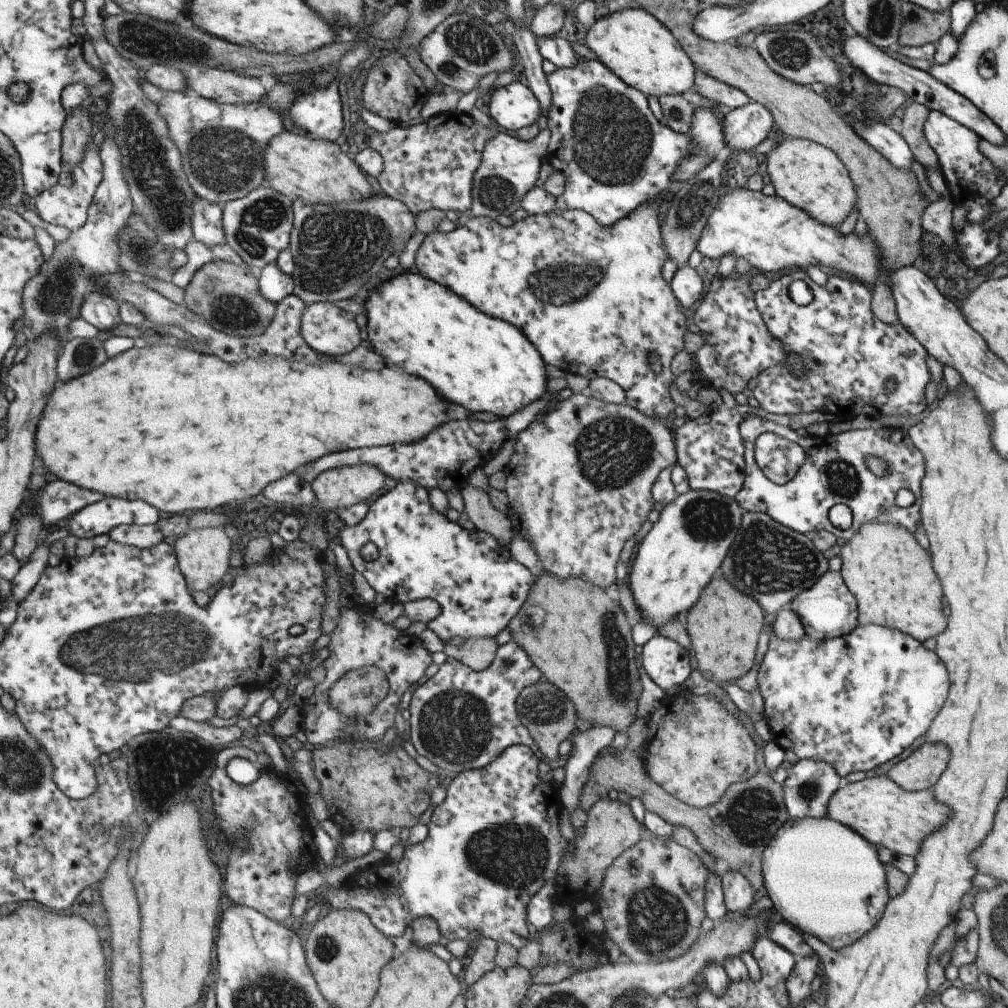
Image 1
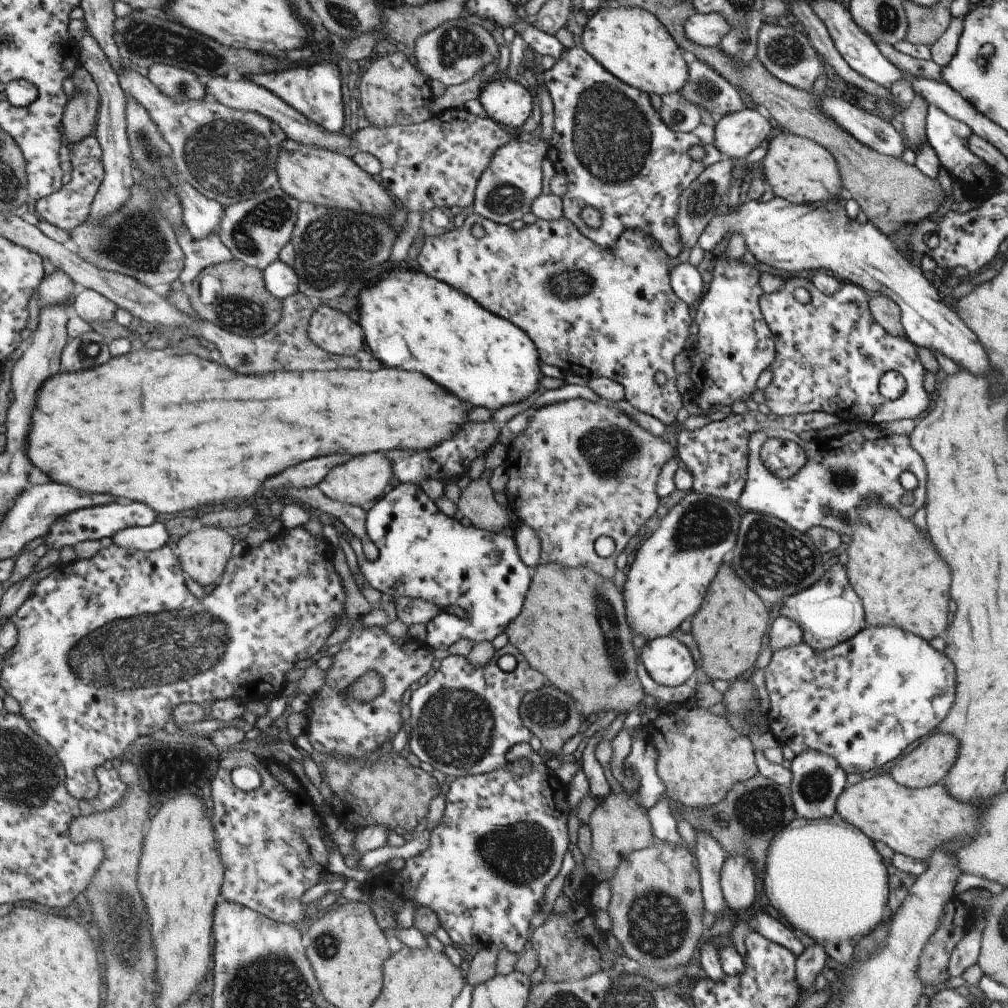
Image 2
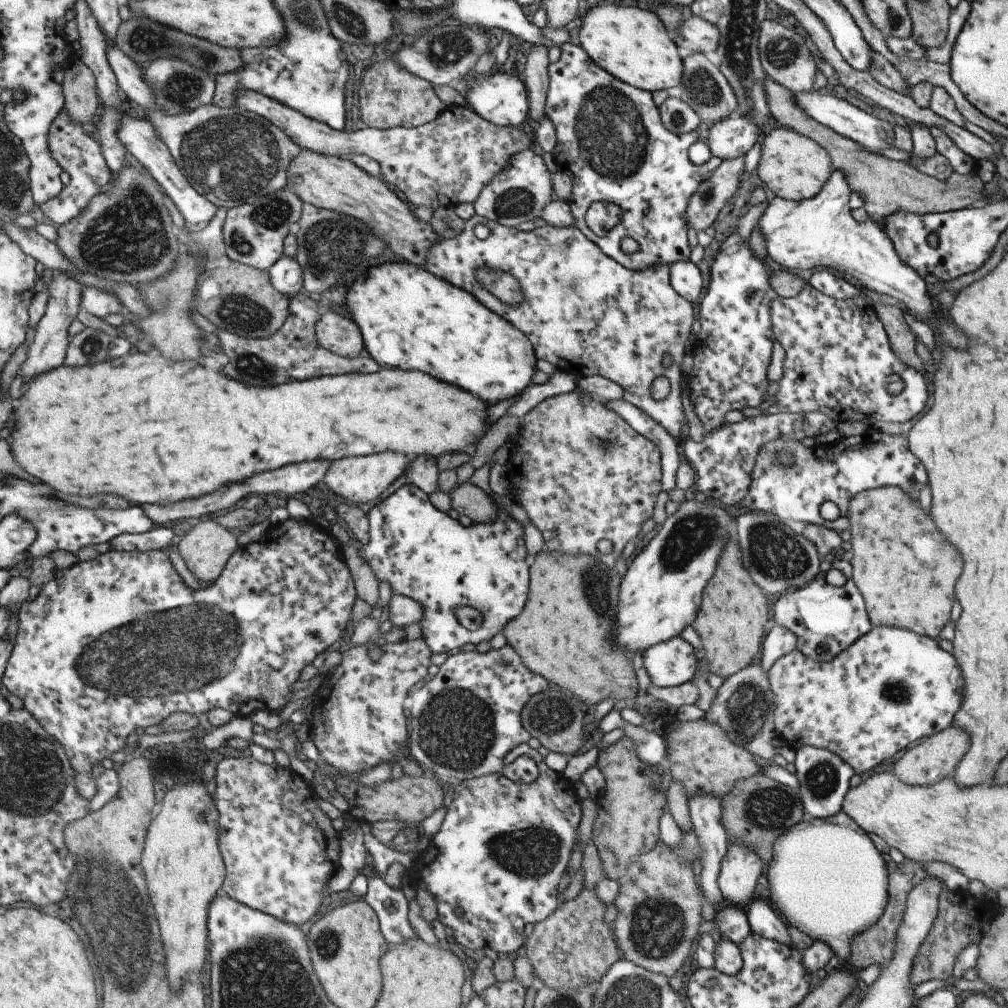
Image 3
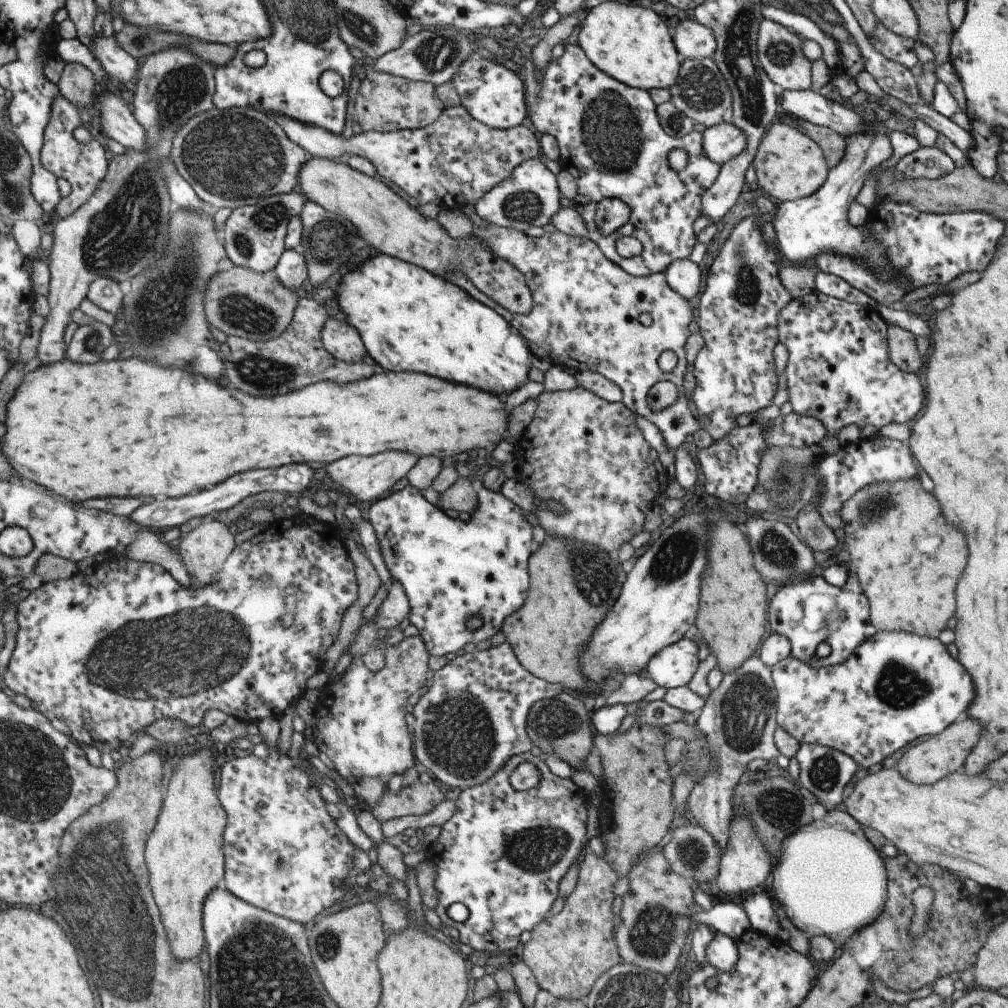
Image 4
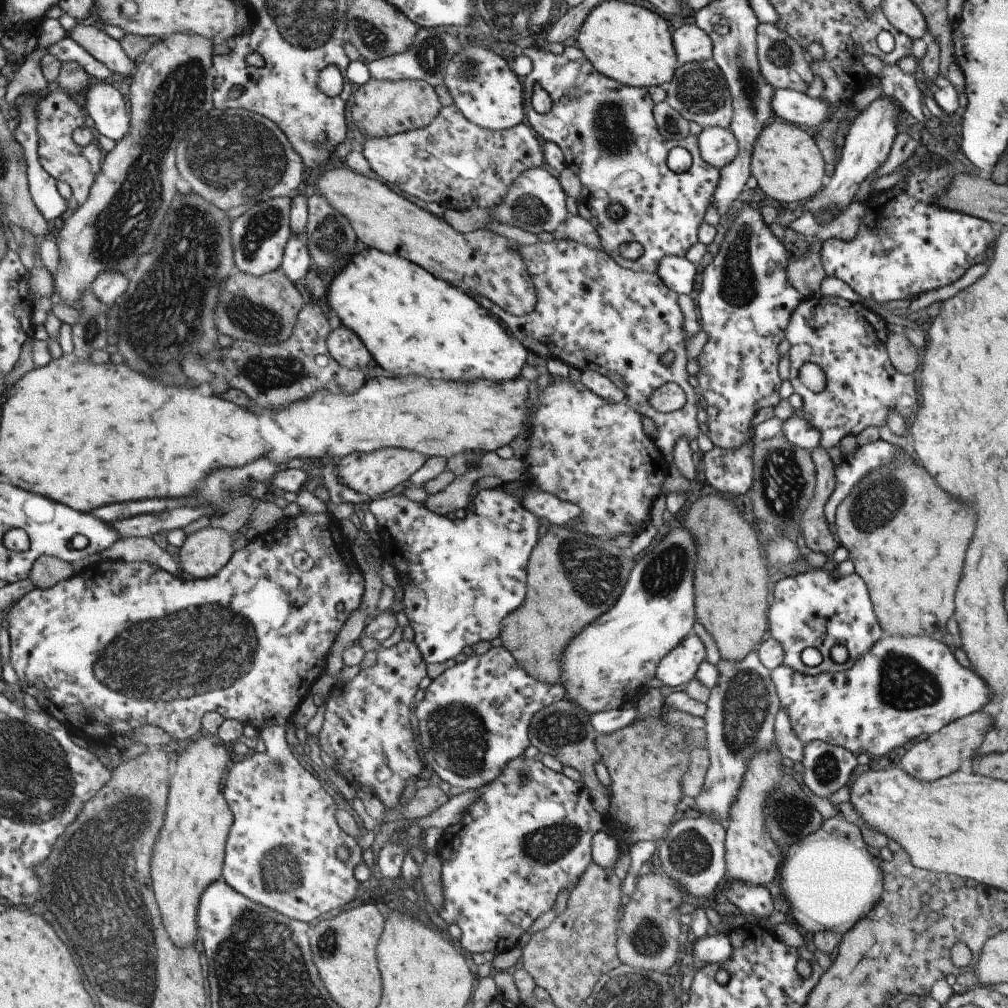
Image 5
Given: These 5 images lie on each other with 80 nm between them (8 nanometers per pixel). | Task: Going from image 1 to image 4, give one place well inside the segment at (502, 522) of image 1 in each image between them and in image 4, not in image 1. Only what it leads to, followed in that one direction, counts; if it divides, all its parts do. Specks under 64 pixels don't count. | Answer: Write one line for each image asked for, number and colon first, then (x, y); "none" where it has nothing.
2: (476, 503)
3: (467, 499)
4: (461, 496)

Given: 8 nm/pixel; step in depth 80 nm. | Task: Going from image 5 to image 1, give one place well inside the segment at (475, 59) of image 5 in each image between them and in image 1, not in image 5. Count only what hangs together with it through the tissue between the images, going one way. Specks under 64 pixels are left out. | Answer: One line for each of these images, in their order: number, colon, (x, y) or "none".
1: (511, 107)
2: (507, 102)
3: (499, 98)
4: (492, 95)

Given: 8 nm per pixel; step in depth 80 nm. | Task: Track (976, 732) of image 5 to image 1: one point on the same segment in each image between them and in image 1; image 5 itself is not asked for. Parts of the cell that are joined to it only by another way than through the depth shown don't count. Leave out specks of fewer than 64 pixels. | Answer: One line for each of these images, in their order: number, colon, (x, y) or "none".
1: (920, 770)
2: (926, 765)
3: (930, 761)
4: (923, 764)

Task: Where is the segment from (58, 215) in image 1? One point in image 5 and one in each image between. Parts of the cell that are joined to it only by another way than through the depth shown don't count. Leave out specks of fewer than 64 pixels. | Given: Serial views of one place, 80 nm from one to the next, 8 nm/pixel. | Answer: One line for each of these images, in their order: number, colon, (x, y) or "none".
2: (67, 207)
3: (79, 155)
4: (83, 165)
5: (77, 166)

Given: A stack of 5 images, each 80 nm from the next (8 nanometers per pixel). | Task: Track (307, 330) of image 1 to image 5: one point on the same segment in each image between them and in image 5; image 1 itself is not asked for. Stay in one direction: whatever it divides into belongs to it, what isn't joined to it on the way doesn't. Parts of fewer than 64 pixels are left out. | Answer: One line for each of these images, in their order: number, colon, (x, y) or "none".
2: (332, 331)
3: (334, 333)
4: (340, 340)
5: (344, 347)

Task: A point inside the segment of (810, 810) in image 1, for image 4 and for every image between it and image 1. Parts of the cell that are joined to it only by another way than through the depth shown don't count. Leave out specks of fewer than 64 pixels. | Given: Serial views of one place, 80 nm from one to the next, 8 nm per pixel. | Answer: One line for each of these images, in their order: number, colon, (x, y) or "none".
2: (816, 780)
3: (823, 779)
4: (823, 772)

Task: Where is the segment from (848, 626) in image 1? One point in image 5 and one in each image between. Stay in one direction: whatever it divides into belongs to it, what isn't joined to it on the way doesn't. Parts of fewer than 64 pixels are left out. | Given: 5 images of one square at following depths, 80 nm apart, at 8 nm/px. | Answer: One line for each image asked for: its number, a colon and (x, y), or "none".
2: (828, 612)
3: (822, 616)
4: (810, 612)
5: (812, 608)

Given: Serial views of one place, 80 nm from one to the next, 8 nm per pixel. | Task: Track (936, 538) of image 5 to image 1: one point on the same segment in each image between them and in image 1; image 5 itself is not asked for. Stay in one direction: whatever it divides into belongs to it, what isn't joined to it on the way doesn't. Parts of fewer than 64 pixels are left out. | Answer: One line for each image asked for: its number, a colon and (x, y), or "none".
1: (891, 576)
2: (901, 581)
3: (904, 571)
4: (906, 558)

